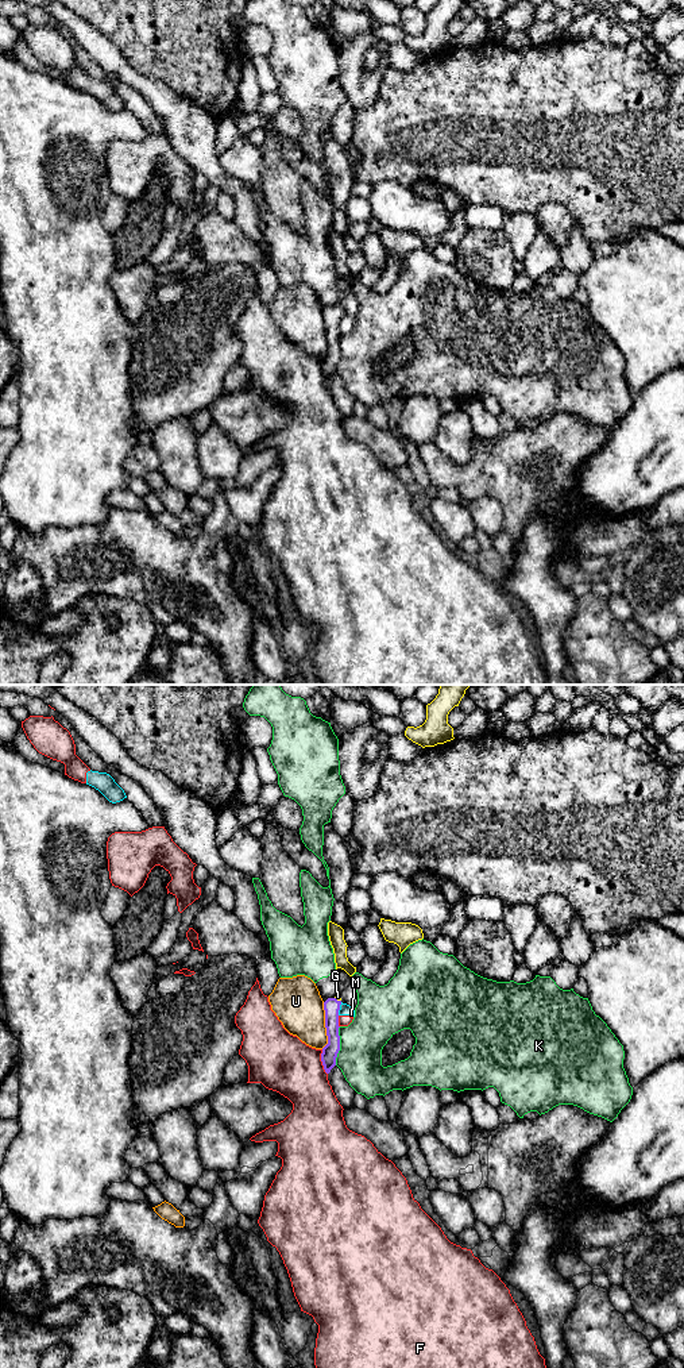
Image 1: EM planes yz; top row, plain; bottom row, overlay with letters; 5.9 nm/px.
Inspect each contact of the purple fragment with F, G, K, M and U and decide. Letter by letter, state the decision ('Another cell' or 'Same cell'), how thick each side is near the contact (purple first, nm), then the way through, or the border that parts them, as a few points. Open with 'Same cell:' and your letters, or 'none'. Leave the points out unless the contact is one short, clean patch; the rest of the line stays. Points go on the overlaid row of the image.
Same cell: G
F: Another cell. Thickness 100 nm (purple) against 360 nm
G: Same cell. Thickness 90 nm (purple) against 30 nm. Path across: yz (331, 1006), (336, 1000), (337, 997)
K: Another cell. Thickness 100 nm (purple) against 260 nm
M: Another cell. Thickness 90 nm (purple) against 70 nm. Boundary: yz (342, 1002), (337, 1014)
U: Another cell. Thickness 100 nm (purple) against 300 nm

